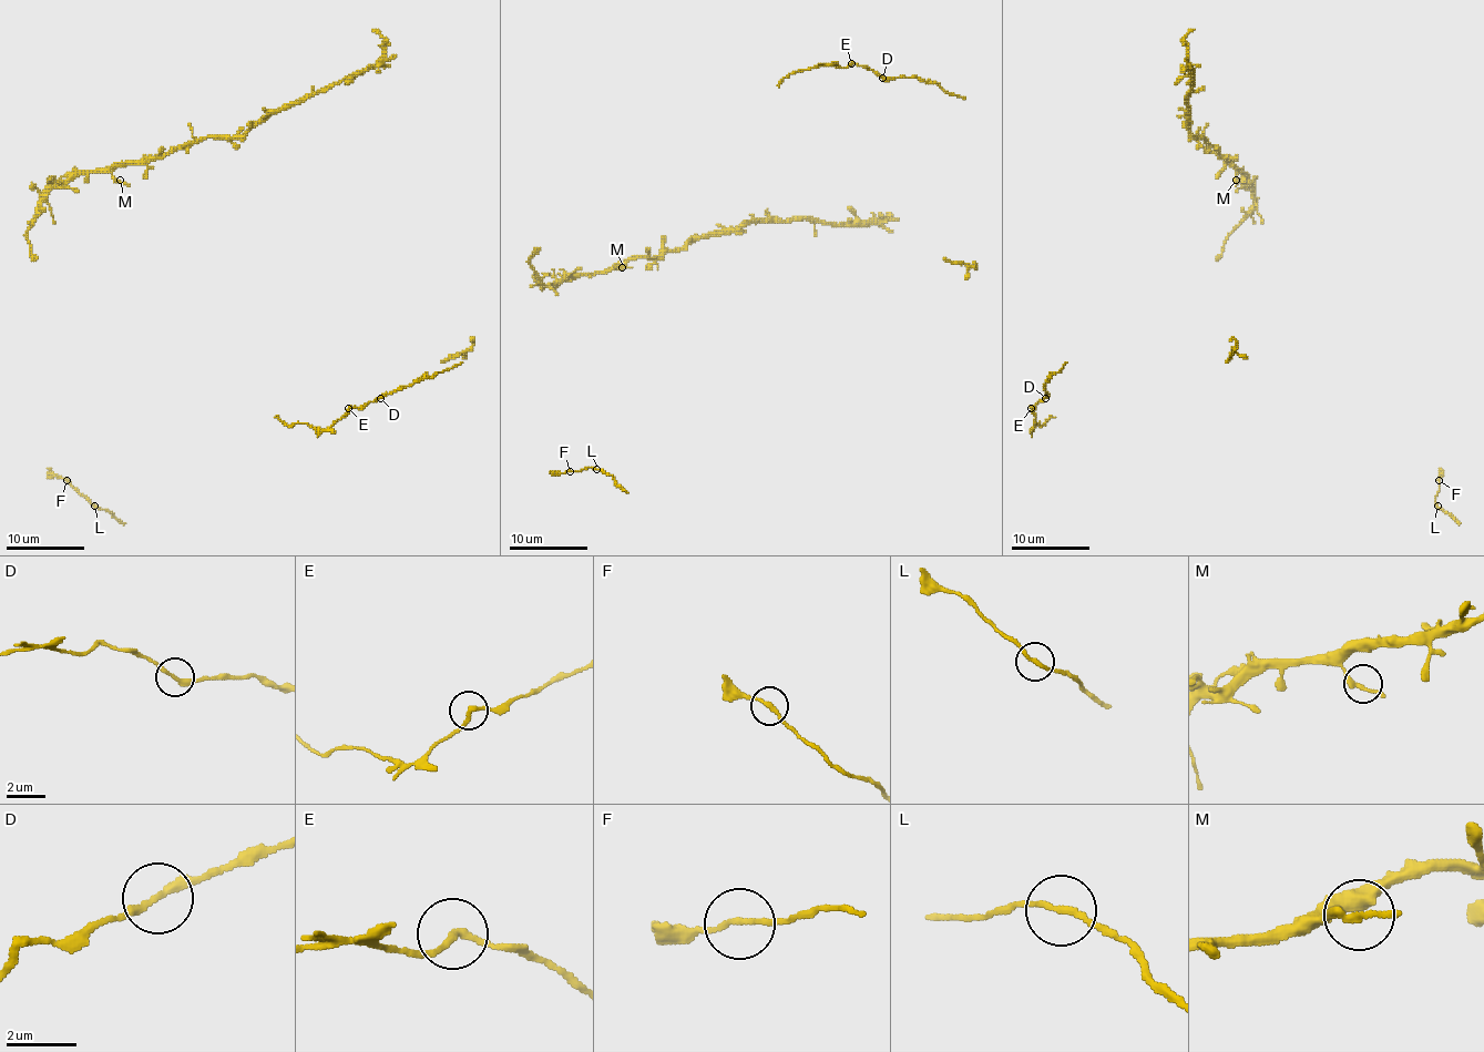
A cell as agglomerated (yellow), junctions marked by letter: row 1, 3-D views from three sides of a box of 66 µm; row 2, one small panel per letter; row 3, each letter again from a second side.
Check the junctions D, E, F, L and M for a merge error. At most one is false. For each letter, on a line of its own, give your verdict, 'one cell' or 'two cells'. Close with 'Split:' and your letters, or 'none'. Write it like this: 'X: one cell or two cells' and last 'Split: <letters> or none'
D: one cell
E: two cells
F: one cell
L: one cell
M: one cell
Split: E

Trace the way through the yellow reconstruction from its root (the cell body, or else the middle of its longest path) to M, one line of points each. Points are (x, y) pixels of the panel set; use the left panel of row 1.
M: (184, 146), (151, 159), (122, 163), (112, 172), (120, 180)

